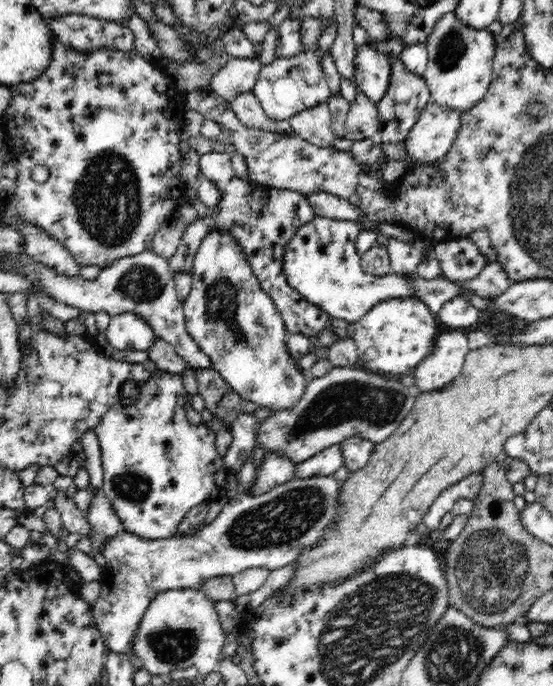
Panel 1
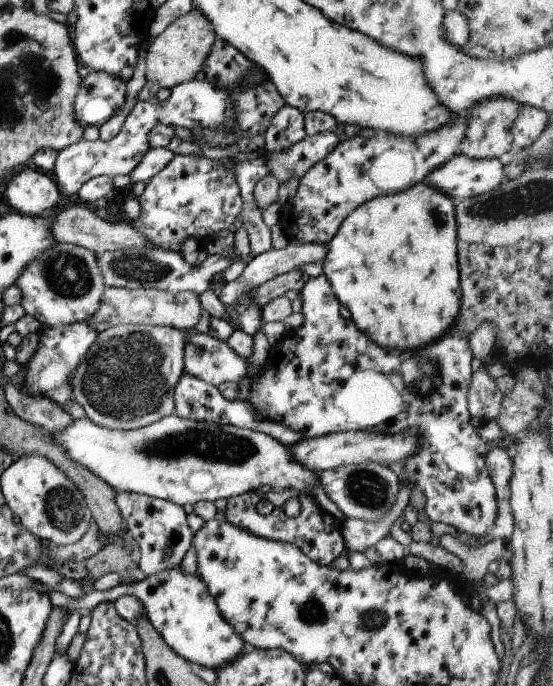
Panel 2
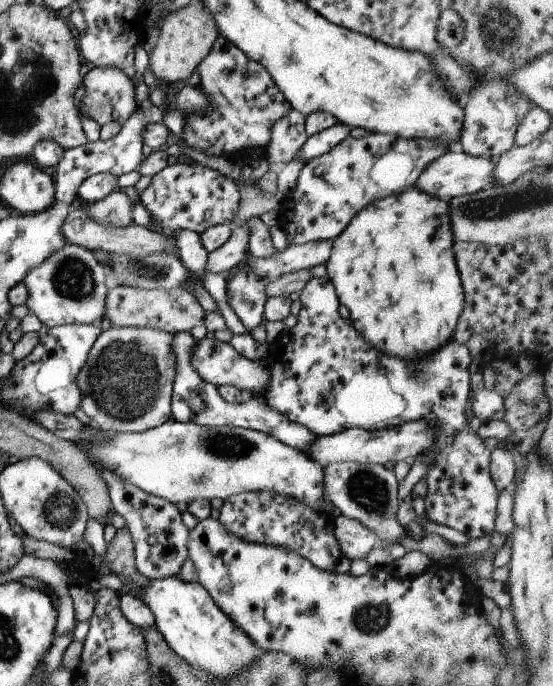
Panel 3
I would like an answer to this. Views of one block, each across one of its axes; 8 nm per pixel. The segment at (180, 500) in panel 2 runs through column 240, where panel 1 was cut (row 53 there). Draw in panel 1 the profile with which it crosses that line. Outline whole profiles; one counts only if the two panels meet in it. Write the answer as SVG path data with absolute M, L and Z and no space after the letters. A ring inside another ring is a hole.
M454 12L444 14L434 25L425 42L428 51L428 65L422 78L429 87L432 102L464 113L476 106L480 100L483 100L488 93L494 75L493 60L497 40L498 38L494 37L487 28L480 30L470 28L460 22Z

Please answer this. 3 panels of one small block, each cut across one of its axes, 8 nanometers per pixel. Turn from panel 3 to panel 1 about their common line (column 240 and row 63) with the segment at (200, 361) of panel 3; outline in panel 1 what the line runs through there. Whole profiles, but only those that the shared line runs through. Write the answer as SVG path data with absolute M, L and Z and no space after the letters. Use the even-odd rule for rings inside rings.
M366 42L357 47L354 64L358 92L363 93L372 103L377 104L383 100L391 82L388 57Z

